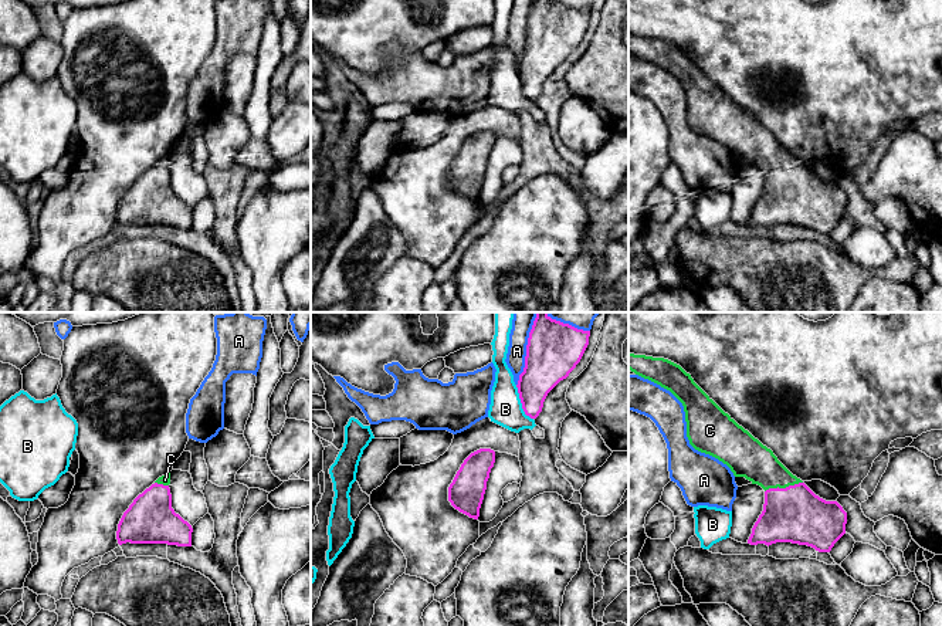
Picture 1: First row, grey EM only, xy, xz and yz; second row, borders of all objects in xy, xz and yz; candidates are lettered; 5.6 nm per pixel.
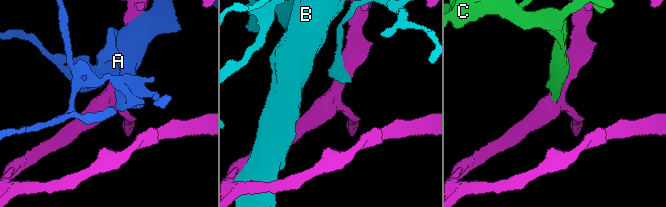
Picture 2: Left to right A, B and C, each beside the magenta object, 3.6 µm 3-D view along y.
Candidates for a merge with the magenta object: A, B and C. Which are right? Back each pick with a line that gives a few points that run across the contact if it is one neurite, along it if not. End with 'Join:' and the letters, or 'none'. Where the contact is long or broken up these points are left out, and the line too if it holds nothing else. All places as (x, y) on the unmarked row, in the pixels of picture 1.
C: Line: yz (795, 196), (783, 171), (751, 141)
Join: C

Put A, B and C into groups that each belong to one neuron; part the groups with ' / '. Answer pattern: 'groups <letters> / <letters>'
groups A / B / C

